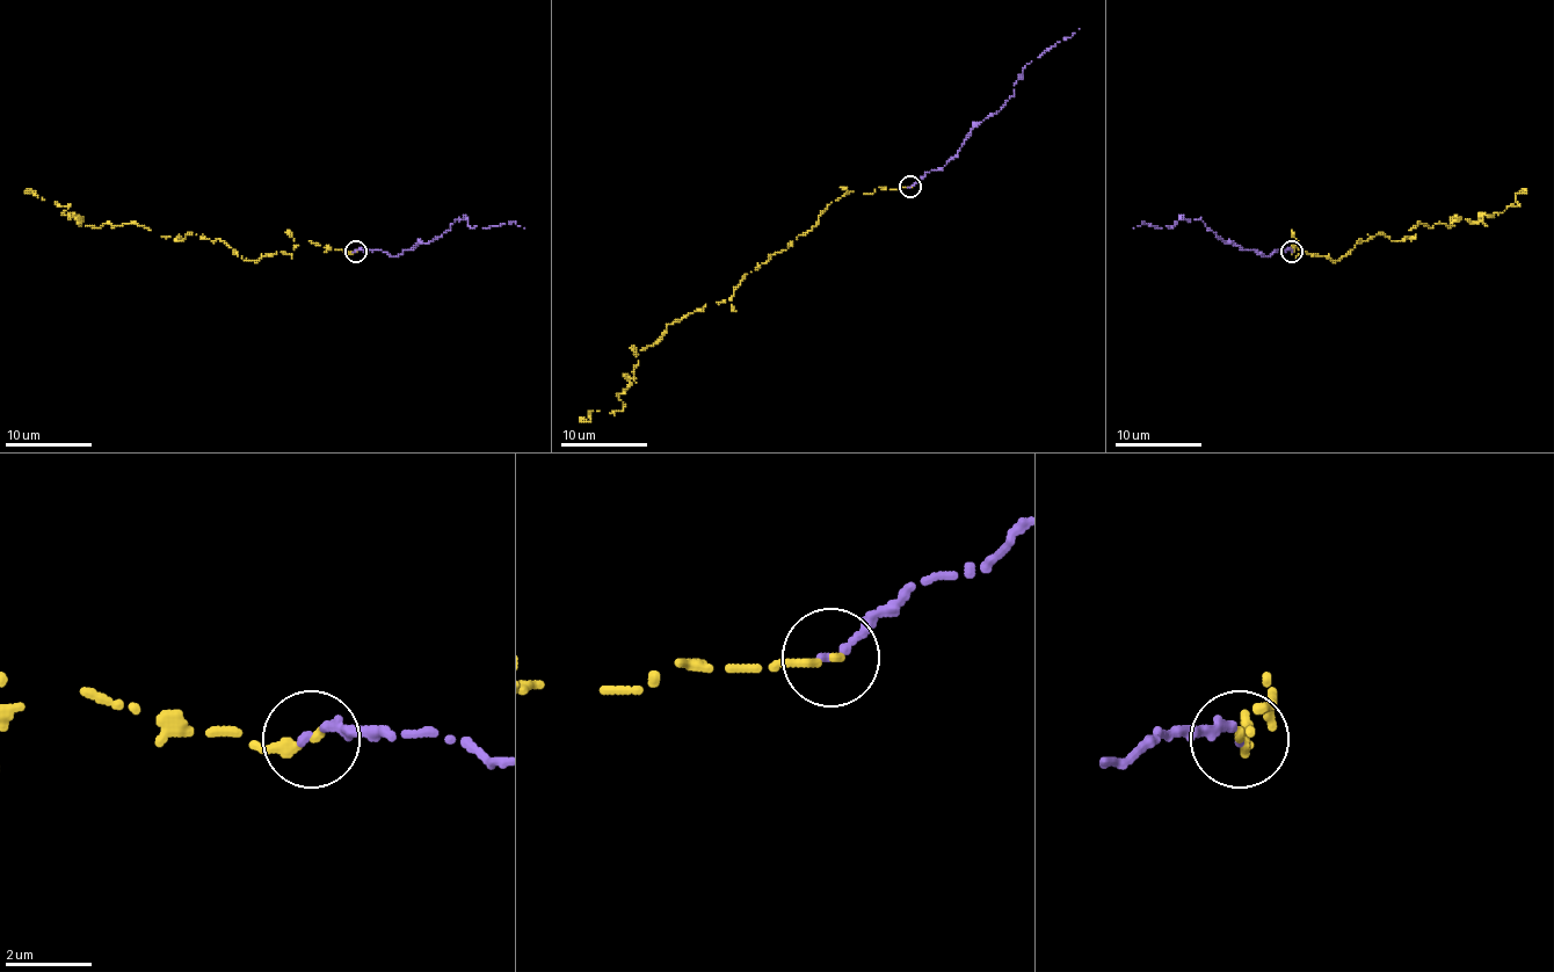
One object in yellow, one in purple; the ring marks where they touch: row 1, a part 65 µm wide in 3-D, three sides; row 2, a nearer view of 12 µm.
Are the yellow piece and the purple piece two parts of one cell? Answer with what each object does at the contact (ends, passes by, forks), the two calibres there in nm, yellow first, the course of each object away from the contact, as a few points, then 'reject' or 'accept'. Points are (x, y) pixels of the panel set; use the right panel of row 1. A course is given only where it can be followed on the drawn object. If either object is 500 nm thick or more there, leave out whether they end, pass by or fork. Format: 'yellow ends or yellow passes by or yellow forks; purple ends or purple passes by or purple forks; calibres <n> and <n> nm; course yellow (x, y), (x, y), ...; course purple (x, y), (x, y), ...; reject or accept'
yellow ends; purple ends; calibres 240 and 180 nm; course yellow (1292, 252), (1298, 241), (1298, 254), (1340, 260), (1359, 239), (1402, 241), (1417, 224), (1481, 222), (1522, 193); course purple (1292, 252), (1275, 249), (1262, 256), (1225, 242), (1200, 219), (1178, 219), (1168, 227), (1142, 222), (1133, 227); accept

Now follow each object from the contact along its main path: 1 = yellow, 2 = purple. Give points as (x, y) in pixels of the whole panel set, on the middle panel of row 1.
1: (909, 187), (832, 202), (732, 298), (636, 348), (621, 411), (580, 418)
2: (909, 187), (953, 157), (968, 132), (1001, 109), (1011, 96), (1026, 64), (1079, 29)

